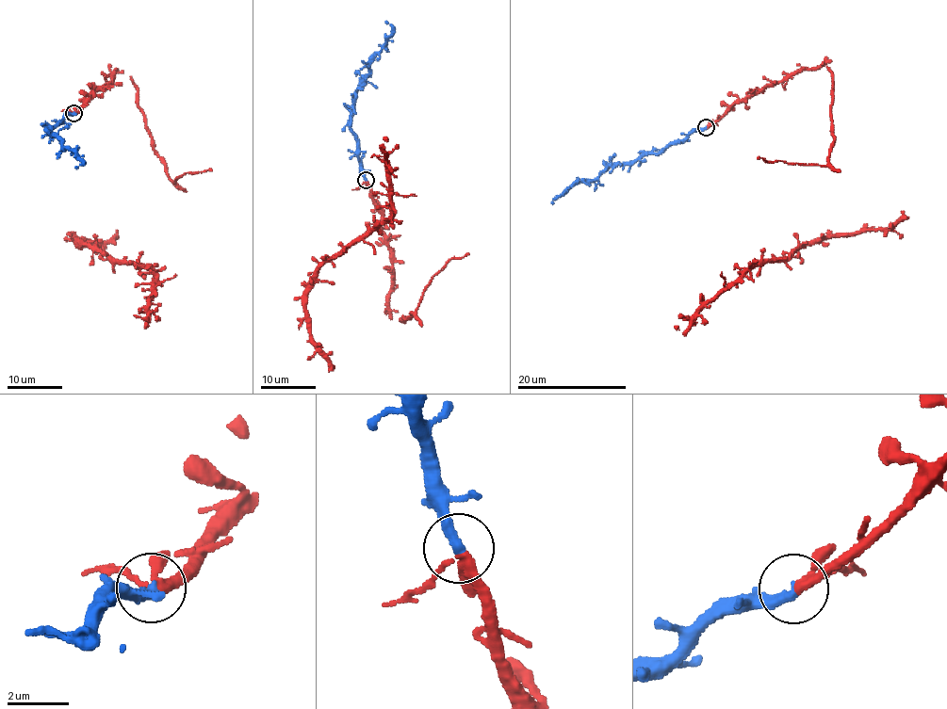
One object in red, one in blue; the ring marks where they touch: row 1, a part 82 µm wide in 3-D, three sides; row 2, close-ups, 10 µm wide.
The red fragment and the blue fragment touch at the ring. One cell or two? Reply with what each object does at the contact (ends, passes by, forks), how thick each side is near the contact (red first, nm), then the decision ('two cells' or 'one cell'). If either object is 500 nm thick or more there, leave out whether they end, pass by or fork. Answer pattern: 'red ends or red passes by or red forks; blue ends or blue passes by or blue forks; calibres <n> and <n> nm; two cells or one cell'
red forks; blue ends; calibres 240 and 360 nm; one cell

